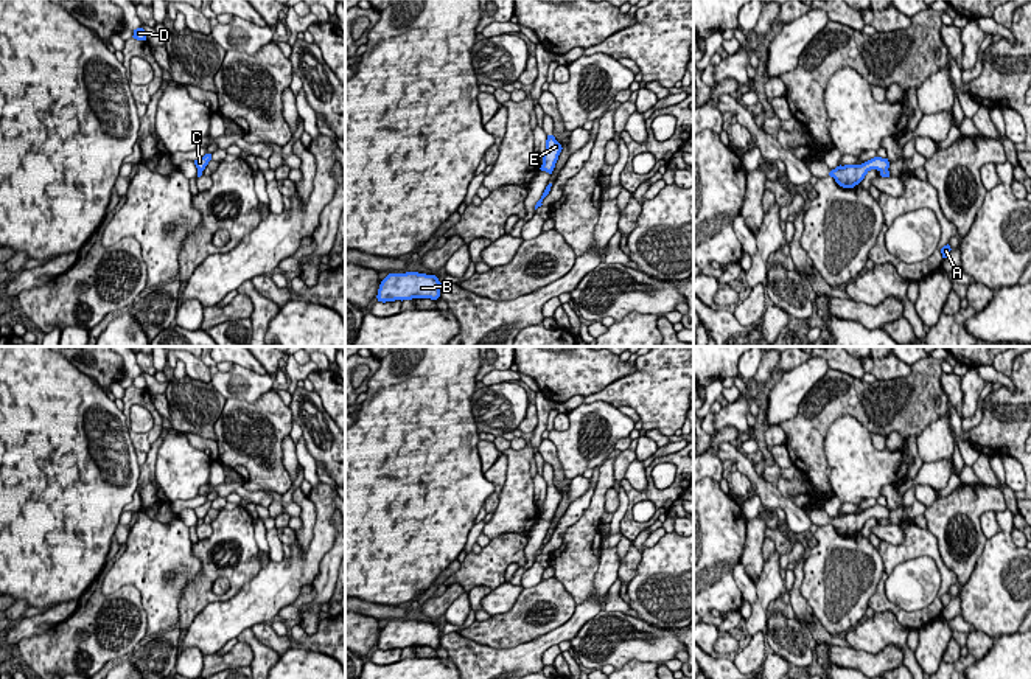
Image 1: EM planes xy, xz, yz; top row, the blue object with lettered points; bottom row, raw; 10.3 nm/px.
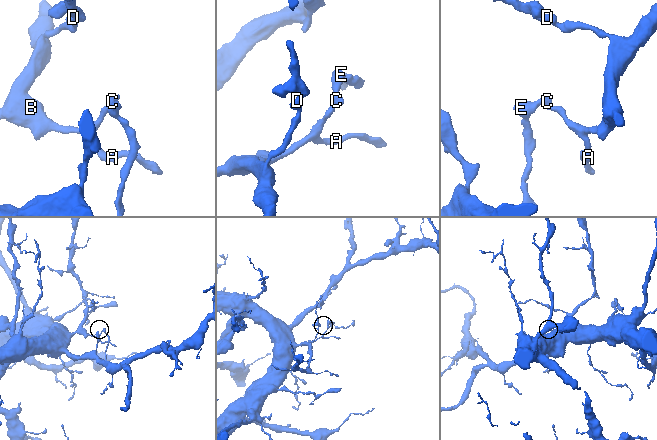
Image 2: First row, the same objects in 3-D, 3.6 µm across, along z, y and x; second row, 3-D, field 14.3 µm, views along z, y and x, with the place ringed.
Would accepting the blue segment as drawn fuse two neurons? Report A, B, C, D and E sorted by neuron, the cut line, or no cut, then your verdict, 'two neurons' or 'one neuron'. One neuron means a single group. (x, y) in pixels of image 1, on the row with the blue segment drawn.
A B D / C E | yz (887, 170), (880, 173) | two neurons

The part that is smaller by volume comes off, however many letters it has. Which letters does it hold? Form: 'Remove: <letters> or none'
Remove: C, E

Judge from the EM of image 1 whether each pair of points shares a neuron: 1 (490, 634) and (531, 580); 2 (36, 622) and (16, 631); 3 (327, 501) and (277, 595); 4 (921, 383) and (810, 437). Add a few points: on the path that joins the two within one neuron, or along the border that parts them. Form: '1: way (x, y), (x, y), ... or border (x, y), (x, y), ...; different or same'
1: border (543, 580), (524, 589); different
2: way (31, 626), (20, 630); same
3: way (324, 524), (321, 544), (296, 572); same
4: way (893, 401), (840, 401), (834, 407); same

